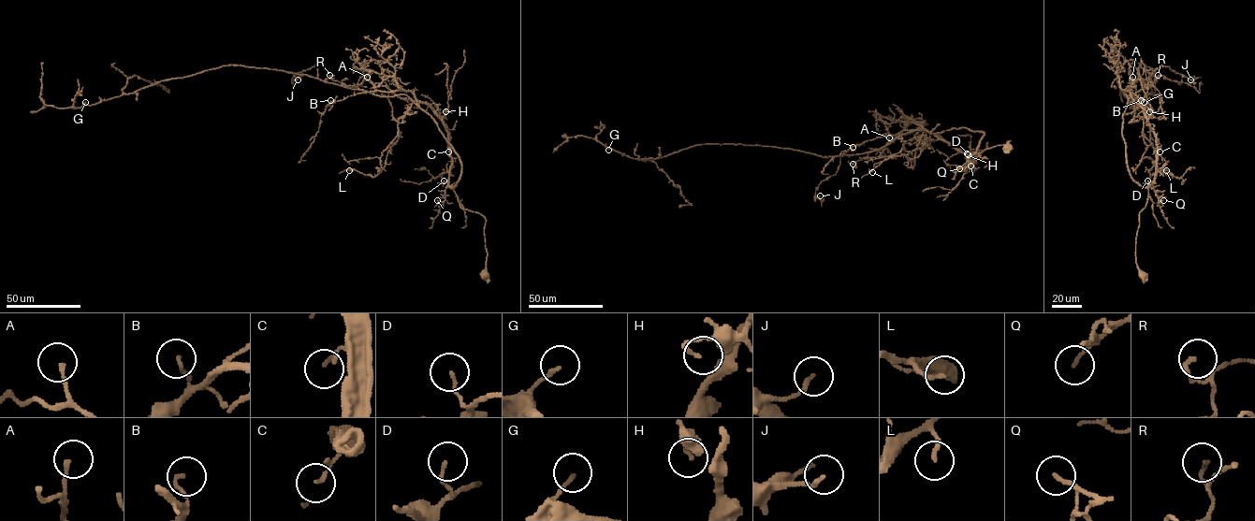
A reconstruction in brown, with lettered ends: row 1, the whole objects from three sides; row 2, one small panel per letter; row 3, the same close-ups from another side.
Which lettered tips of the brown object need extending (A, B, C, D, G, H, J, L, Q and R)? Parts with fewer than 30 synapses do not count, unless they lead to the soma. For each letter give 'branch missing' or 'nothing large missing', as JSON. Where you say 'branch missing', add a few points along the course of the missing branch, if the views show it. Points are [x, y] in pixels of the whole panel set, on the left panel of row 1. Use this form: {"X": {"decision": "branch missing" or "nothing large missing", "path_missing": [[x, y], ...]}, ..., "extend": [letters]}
{"A": {"decision": "nothing large missing"}, "B": {"decision": "nothing large missing"}, "C": {"decision": "nothing large missing"}, "D": {"decision": "nothing large missing"}, "G": {"decision": "nothing large missing"}, "H": {"decision": "nothing large missing"}, "J": {"decision": "nothing large missing"}, "L": {"decision": "nothing large missing"}, "Q": {"decision": "branch missing", "path_missing": [[437, 200], [425, 190], [425, 179], [438, 157], [443, 142]]}, "R": {"decision": "nothing large missing"}, "extend": ["Q"]}

